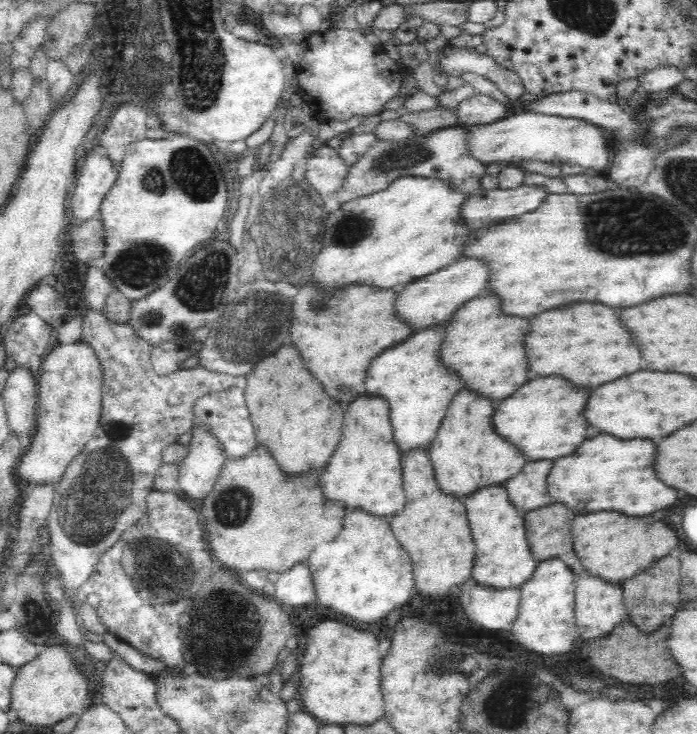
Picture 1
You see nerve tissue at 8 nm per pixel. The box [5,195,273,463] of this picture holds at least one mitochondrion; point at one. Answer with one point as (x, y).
(203, 288)

